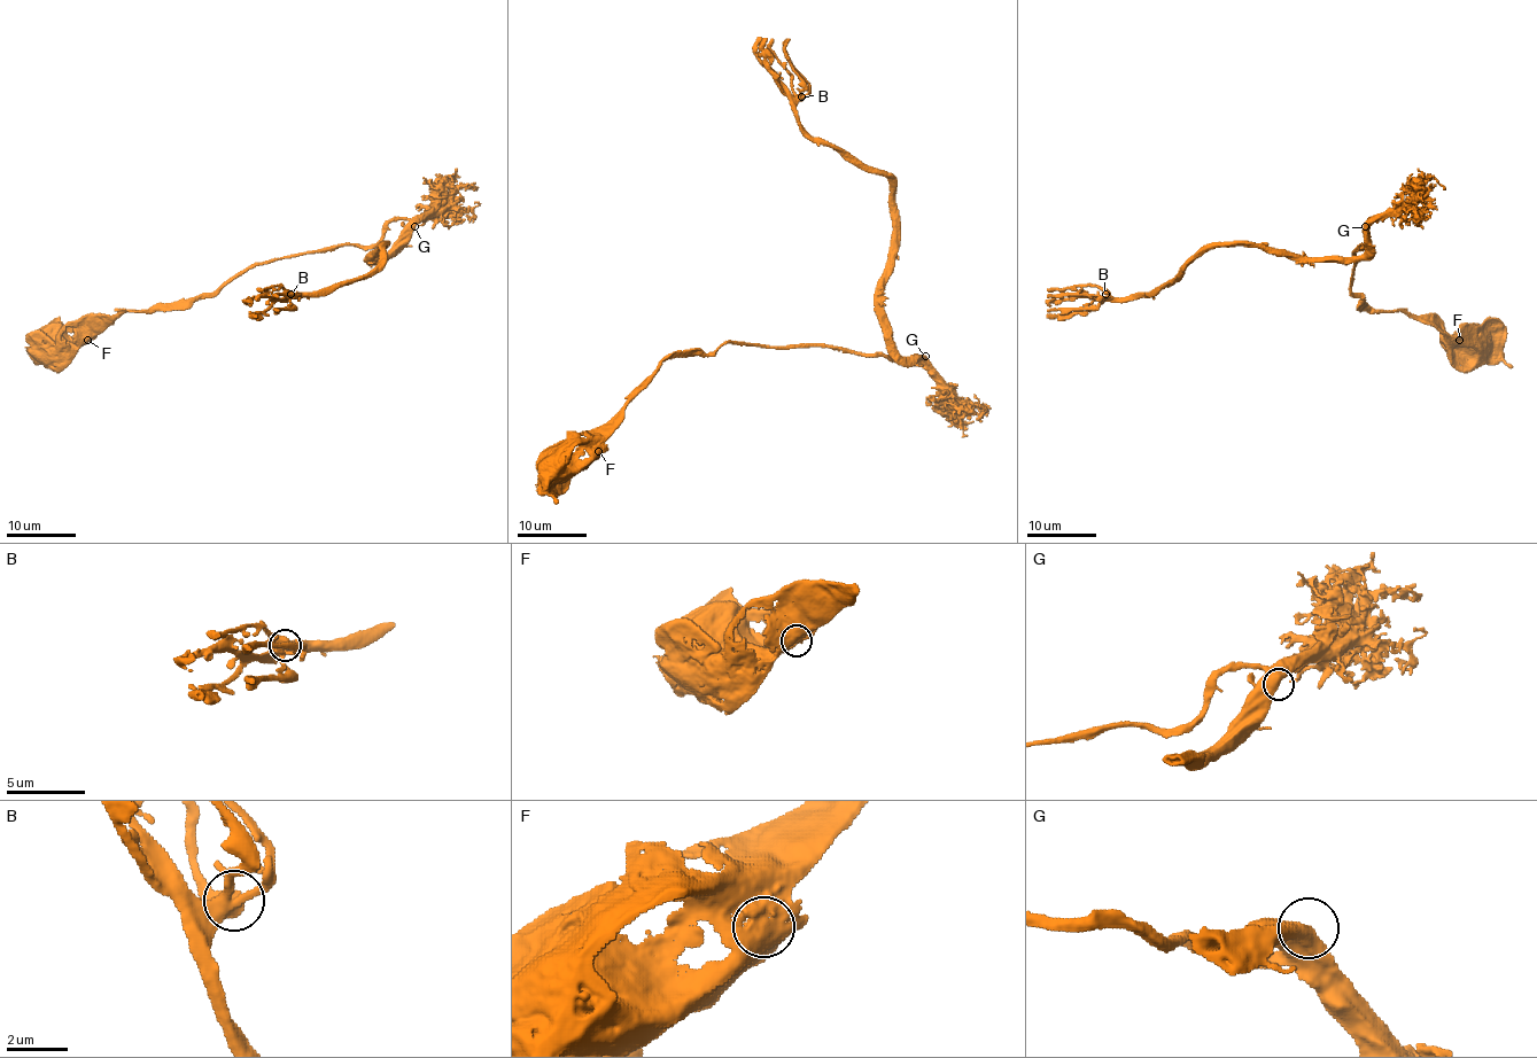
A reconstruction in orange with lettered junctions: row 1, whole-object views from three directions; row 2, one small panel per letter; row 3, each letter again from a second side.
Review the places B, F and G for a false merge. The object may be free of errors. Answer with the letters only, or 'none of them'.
none of them

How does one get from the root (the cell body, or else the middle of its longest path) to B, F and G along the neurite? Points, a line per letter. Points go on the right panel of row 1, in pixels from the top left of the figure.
B: (1476, 347), (1351, 290), (1372, 219), (1356, 258), (1203, 247), (1154, 293), (1105, 294)
F: (1476, 347), (1464, 344), (1459, 340)
G: (1476, 347), (1453, 343), (1430, 319), (1373, 310), (1351, 290), (1355, 253), (1365, 246), (1372, 219), (1365, 226)

